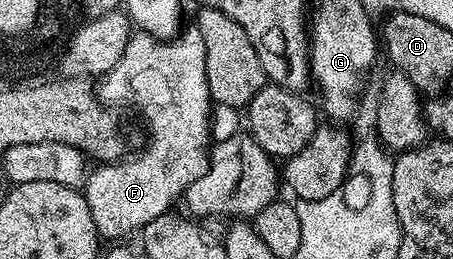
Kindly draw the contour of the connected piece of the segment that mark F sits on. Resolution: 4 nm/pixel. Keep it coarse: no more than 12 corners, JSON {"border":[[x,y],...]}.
{"border":[[198,24],[142,31],[98,78],[136,105],[144,153],[81,192],[100,238],[127,239],[205,175],[213,102]]}

